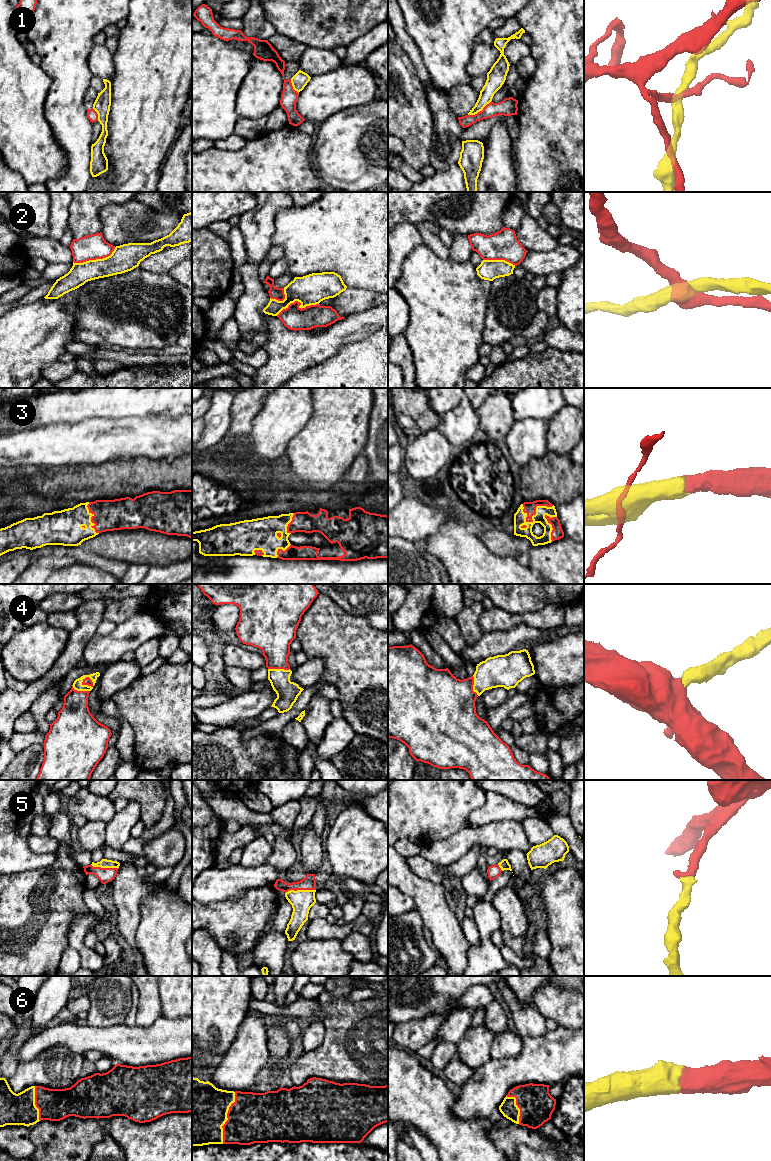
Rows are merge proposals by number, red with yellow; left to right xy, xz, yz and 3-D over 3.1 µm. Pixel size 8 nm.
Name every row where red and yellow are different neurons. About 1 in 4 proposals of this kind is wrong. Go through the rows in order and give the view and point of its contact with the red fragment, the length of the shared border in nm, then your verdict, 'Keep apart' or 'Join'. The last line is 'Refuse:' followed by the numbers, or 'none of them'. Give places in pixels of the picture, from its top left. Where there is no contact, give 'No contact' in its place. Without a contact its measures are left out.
1: Touches red at yz (480, 111). Shared border 220 nm. Keep apart
2: Touches red at xz (299, 302). Shared border 360 nm. Keep apart
3: Touches red at yz (535, 509). Shared border 260 nm. Join
4: Touches red at xy (85, 684). Shared border 110 nm. Join
5: Touches red at xz (300, 889). Shared border 260 nm. Join
6: Touches red at xz (227, 1117). Shared border 420 nm. Join
Refuse: 1, 2

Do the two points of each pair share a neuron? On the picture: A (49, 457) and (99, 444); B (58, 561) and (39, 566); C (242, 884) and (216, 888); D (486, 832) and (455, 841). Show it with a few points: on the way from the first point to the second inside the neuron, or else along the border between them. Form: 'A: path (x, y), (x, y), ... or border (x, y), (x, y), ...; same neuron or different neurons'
A: path (61, 445), (87, 444); same neuron
B: path (53, 563), (44, 566); same neuron
C: path (236, 884), (222, 884); same neuron
D: path (478, 836), (469, 836), (463, 841); same neuron

